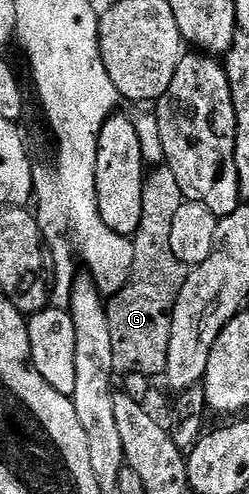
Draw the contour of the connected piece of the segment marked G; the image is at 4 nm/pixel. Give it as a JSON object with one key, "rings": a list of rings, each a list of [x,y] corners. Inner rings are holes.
{"rings":[[[161,163],[145,176],[142,187],[142,223],[131,238],[134,247],[134,263],[126,287],[107,302],[110,319],[110,340],[114,346],[116,373],[137,373],[156,379],[166,367],[166,355],[170,349],[170,327],[174,303],[182,291],[190,272],[174,255],[170,247],[170,226],[174,214],[185,203],[182,187],[174,179],[174,171]]]}

